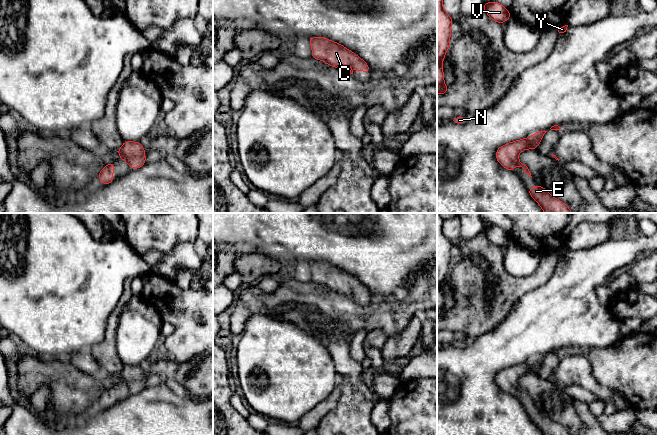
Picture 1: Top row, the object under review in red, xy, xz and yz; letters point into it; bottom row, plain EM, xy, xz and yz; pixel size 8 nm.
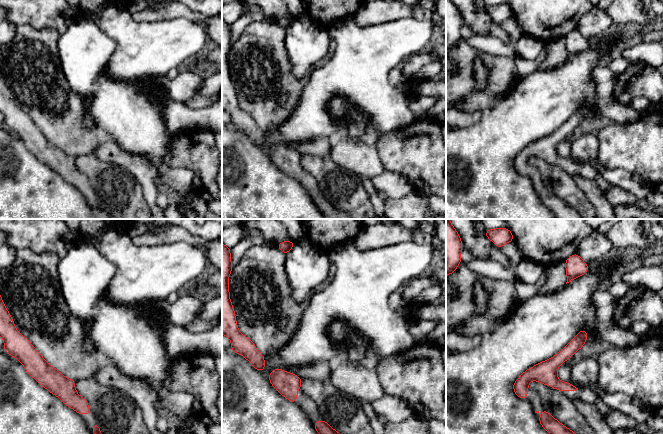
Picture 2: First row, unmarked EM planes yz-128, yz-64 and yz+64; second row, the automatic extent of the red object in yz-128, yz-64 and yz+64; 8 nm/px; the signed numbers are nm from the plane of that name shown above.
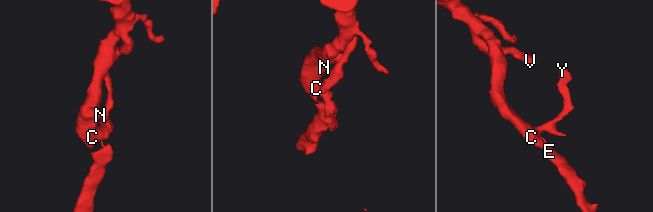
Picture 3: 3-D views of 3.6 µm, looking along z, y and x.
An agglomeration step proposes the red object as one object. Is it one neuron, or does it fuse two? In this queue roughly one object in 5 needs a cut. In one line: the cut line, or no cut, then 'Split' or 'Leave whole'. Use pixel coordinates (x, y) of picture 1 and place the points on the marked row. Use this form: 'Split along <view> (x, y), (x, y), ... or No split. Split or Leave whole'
No split. Leave whole

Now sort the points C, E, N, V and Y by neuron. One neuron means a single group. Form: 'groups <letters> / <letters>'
groups C E N V Y

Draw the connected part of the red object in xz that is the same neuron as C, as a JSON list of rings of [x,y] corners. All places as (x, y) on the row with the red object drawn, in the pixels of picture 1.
[[[311,37],[309,41],[313,59],[324,61],[336,69],[339,69],[340,64],[349,64],[351,66],[350,74],[353,74],[354,69],[366,73],[370,72],[369,66],[365,61],[339,43],[324,37]]]

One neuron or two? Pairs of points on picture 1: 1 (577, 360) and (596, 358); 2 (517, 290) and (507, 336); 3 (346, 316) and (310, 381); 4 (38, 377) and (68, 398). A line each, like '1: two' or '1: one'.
1: two
2: two
3: two
4: one

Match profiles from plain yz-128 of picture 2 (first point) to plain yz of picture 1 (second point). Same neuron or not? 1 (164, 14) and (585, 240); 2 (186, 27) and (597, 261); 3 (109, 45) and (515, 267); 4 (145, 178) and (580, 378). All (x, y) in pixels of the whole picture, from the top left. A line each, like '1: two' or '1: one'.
1: one
2: one
3: one
4: one

